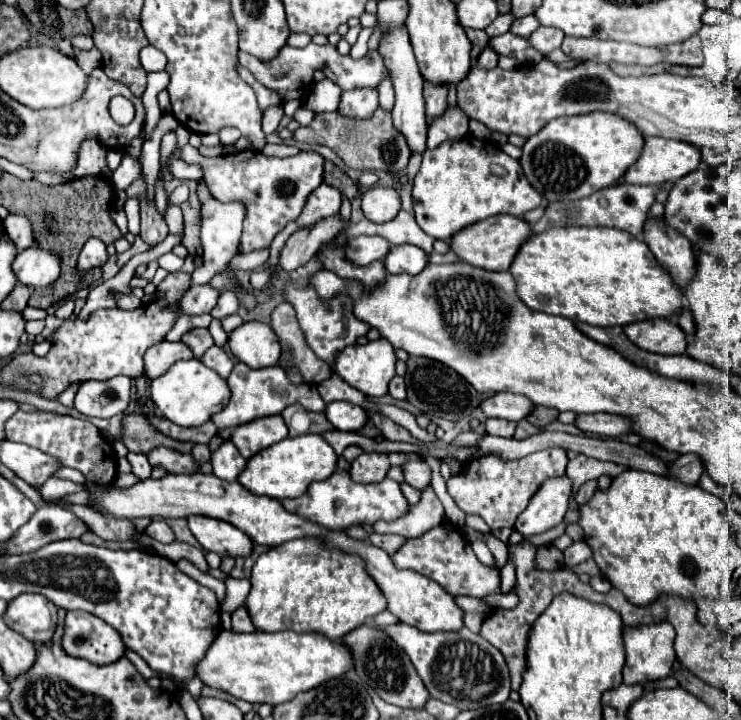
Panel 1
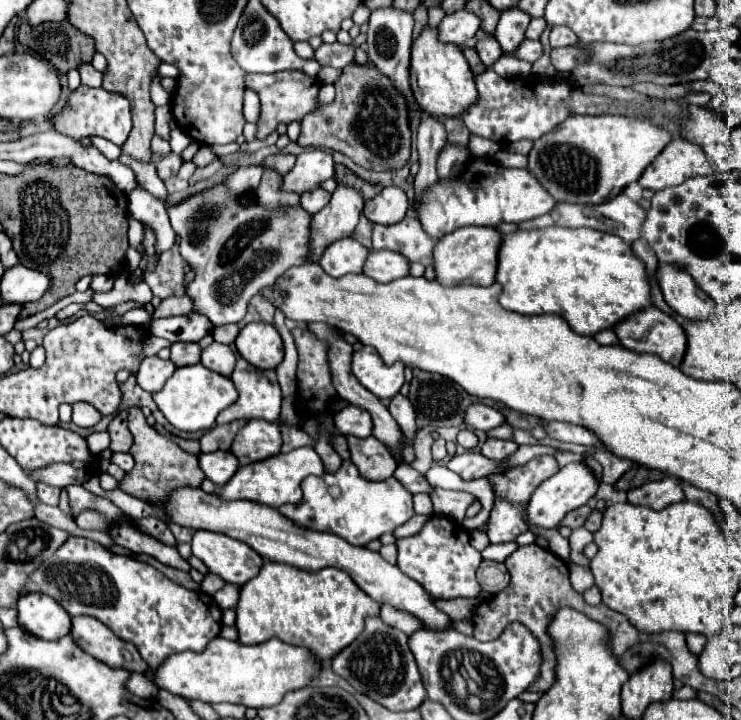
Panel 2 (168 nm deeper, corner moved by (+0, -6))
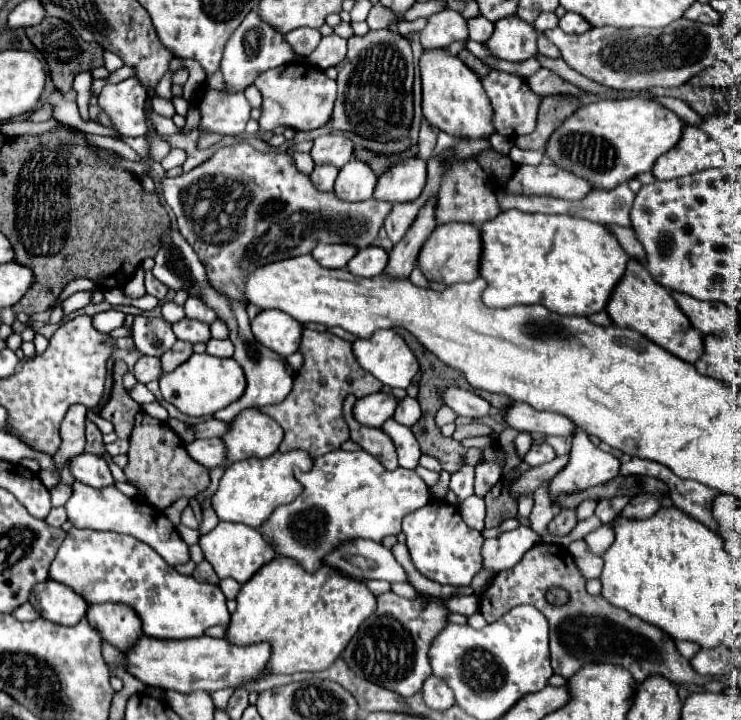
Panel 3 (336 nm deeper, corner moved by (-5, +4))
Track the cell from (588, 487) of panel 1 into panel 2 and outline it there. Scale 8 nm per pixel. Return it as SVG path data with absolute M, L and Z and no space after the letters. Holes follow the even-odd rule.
M582 505L582 507L574 509L574 511L570 511L570 513L568 513L568 515L566 515L564 519L562 519L562 525L570 527L570 529L576 529L576 527L582 527L588 515L590 515L590 505Z

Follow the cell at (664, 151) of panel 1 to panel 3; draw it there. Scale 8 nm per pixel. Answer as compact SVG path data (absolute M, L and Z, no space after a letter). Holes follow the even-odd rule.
M685 127L681 141L657 159L653 175L661 181L669 181L723 165L725 157L719 149L719 143L703 133L699 127Z

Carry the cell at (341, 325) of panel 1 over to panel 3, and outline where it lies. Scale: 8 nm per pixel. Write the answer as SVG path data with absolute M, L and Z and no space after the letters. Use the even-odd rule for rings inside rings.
M389 419L383 425L383 431L393 439L395 447L397 447L397 455L399 455L399 465L405 469L415 469L419 465L419 457L423 455L419 449L419 443L415 439L415 435L411 433L409 427L399 425L395 419Z

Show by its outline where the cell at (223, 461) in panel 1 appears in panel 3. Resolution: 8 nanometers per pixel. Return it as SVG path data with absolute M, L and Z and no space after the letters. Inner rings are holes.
M217 437L215 439L205 439L205 441L201 441L201 439L191 441L191 443L185 445L185 451L193 461L197 461L205 467L217 467L225 461L223 443Z

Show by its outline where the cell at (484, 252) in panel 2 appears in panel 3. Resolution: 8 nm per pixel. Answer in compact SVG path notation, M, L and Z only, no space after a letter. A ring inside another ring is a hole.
M447 223L435 227L435 231L427 237L427 241L419 251L417 267L421 269L427 281L437 281L445 285L473 281L479 277L479 253L481 253L479 229L475 225Z

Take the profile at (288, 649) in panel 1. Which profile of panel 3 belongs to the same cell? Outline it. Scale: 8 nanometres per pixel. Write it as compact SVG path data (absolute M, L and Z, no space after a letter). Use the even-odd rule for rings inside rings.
M141 635L133 647L125 653L125 671L137 677L141 683L149 687L159 687L165 691L219 691L227 687L245 685L263 675L265 665L269 661L269 645L257 643L249 647L231 645L225 639L213 639L207 635L195 639L155 639Z

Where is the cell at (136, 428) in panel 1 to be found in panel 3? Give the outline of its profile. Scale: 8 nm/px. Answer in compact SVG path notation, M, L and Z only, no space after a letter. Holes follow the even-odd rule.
M117 359L113 365L113 389L109 401L101 409L101 417L109 419L115 425L115 433L119 439L129 439L135 415L141 411L139 403L135 403L129 393L123 387L123 373L127 371L127 365Z

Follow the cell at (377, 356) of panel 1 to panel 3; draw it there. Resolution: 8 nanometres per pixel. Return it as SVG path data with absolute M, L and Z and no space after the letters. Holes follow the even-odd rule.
M379 329L369 339L357 339L353 343L353 351L357 355L359 365L363 369L367 369L371 375L375 375L383 385L389 385L389 387L407 389L419 371L419 361L415 357L415 353L409 349L405 339L399 333L395 333L393 329Z

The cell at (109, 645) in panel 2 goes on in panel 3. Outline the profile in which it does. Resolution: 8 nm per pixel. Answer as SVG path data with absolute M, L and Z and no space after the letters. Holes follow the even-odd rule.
M99 603L87 611L89 625L101 635L103 641L117 649L127 649L141 631L141 619L129 605L123 603Z

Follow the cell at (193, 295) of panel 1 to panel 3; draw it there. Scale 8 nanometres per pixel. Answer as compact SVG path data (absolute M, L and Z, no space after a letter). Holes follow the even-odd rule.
M181 319L179 323L173 325L173 333L177 339L181 341L189 341L189 343L205 343L209 339L209 325L203 325L201 321L187 321Z

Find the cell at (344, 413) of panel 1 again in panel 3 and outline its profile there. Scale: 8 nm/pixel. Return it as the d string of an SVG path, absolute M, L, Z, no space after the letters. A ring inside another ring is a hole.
M379 391L379 393L357 399L353 413L359 423L363 423L367 427L381 427L387 419L393 417L397 403L399 403L399 399L393 393Z

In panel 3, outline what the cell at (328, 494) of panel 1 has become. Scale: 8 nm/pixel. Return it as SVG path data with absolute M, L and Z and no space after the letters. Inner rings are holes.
M337 449L317 457L311 471L295 473L295 479L303 485L303 493L291 505L275 509L259 533L277 555L295 559L307 573L319 571L323 557L345 541L371 539L381 543L387 535L399 535L401 519L431 501L429 487L415 471L403 467L387 471L363 449L355 453Z

